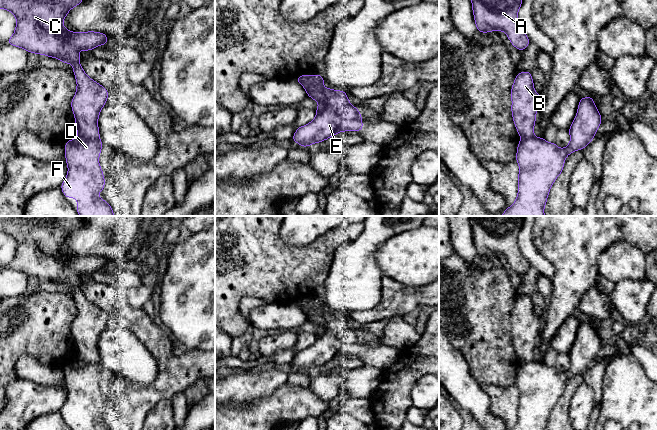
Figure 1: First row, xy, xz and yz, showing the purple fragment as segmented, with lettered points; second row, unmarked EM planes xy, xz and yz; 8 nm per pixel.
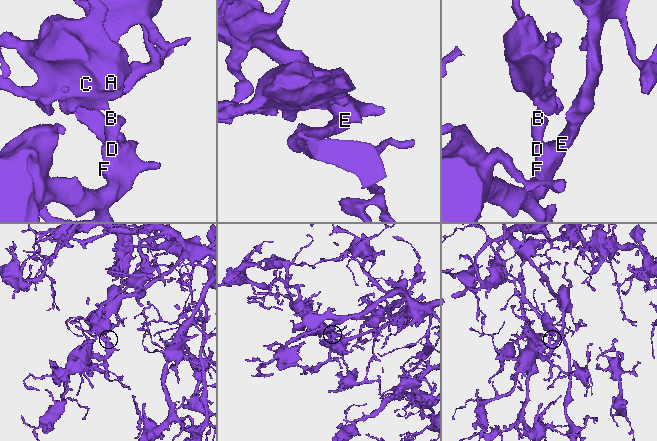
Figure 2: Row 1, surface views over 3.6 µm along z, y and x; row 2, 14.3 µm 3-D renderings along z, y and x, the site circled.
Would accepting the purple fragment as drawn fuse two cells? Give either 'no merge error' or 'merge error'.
merge error

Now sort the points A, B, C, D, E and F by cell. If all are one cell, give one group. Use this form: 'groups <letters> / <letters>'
groups A B C / D E F

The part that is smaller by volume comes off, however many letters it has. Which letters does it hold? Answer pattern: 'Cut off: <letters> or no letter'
Cut off: A, B, C

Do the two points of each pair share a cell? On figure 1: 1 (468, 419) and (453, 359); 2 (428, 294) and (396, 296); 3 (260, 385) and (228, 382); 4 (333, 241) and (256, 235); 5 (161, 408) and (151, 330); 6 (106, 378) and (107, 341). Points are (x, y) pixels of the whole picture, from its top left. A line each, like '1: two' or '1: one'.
1: two
2: one
3: one
4: one
5: two
6: two

